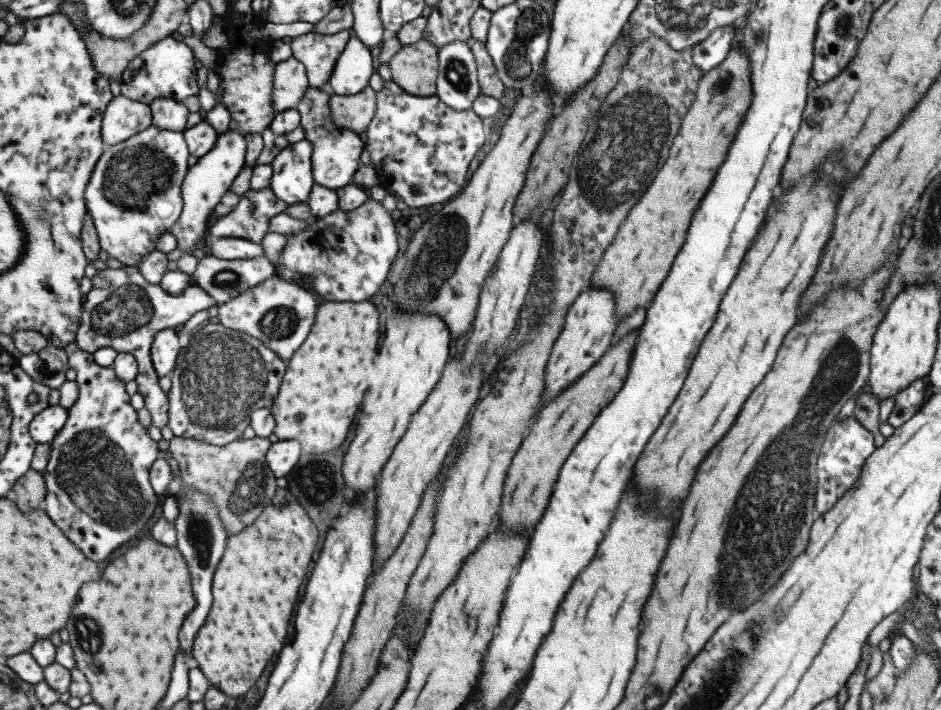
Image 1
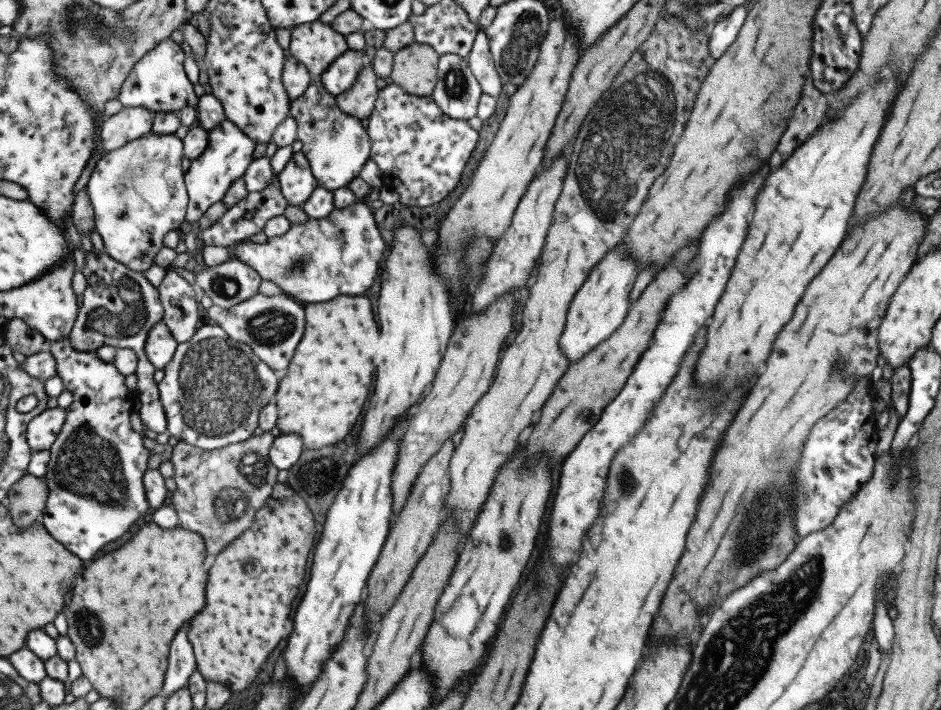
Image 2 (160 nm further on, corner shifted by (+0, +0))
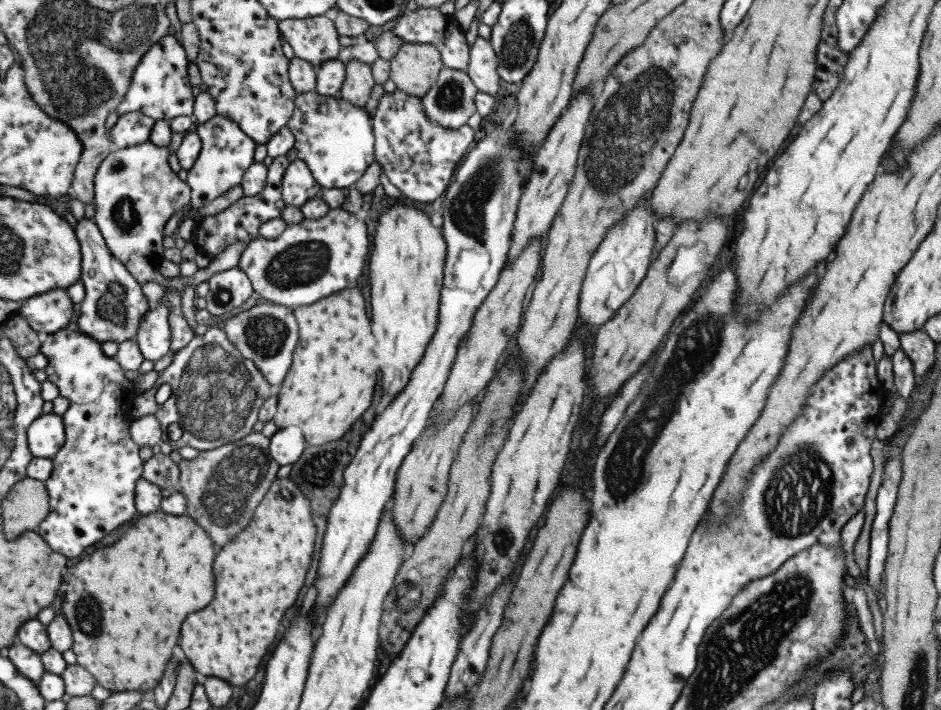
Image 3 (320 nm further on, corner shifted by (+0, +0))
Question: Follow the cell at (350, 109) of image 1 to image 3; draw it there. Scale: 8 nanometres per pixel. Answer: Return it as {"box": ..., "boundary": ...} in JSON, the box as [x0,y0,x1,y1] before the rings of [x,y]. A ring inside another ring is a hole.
{"box":[337,59,373,109],"boundary":[[[356,59],[345,62],[345,76],[337,96],[357,108],[365,109],[371,88],[373,88],[373,80],[369,74],[369,66],[357,62]]]}

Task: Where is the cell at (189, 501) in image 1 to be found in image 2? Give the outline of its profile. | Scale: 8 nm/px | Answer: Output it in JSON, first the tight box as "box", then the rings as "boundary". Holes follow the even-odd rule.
{"box":[163,628,197,693],"boundary":[[[183,628],[183,632],[179,632],[179,636],[175,638],[175,644],[171,646],[171,664],[163,688],[165,692],[174,693],[183,688],[190,681],[189,676],[197,670],[193,644],[189,642],[187,632],[189,628]]]}

